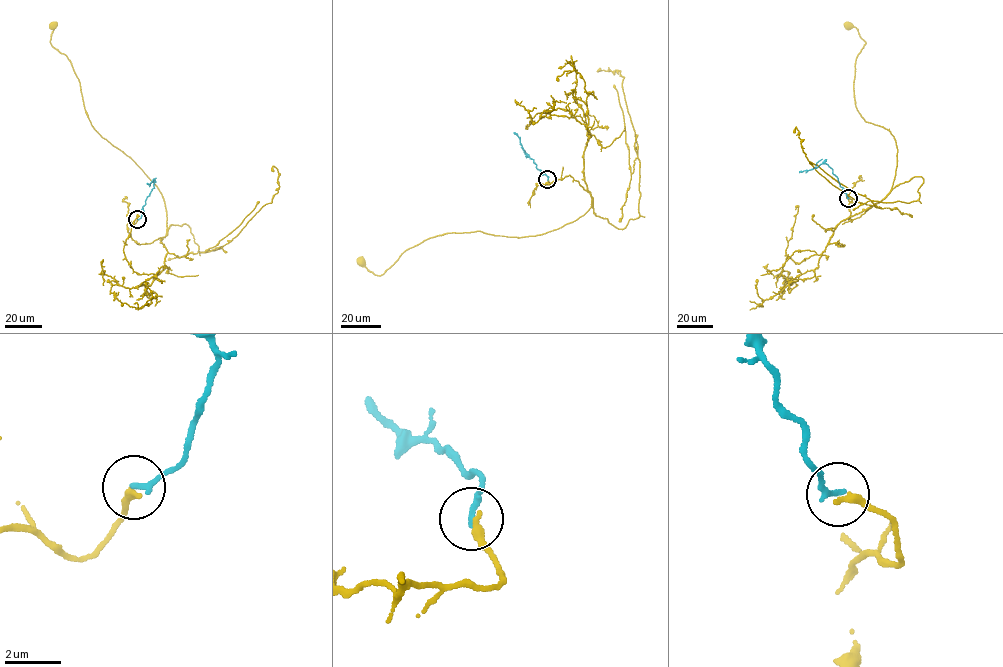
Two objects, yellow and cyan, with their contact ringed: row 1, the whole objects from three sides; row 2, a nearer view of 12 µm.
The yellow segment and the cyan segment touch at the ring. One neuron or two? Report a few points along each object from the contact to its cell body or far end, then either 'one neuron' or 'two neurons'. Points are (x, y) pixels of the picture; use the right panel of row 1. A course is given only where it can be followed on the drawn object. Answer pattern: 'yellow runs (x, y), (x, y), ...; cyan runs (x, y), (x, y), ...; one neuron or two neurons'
yellow runs (848, 198), (851, 222), (884, 198), (897, 149), (855, 104), (866, 42), (848, 26); cyan runs (848, 198), (832, 168), (825, 163), (799, 172); one neuron

